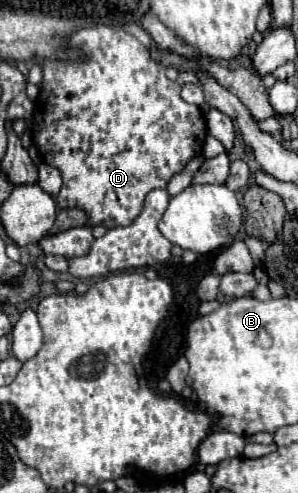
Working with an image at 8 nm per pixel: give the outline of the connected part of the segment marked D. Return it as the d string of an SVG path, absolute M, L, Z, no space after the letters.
M97 25L97 27L89 27L89 29L79 29L75 31L71 37L69 37L71 45L75 47L81 47L85 53L87 53L87 61L83 63L73 63L73 61L43 61L43 83L41 83L41 91L37 101L35 101L35 111L33 111L33 127L35 127L35 145L41 153L41 157L45 159L47 165L51 167L57 167L63 175L63 187L57 195L57 205L61 209L69 209L69 207L75 207L75 209L81 209L85 211L87 215L87 227L95 227L95 225L103 225L107 229L111 227L119 227L119 225L129 225L133 223L133 219L141 213L143 209L143 201L147 197L149 191L161 187L165 189L169 179L177 173L181 173L185 169L185 165L197 155L197 149L199 149L199 155L201 155L201 149L205 145L205 137L207 137L207 125L205 125L205 117L201 115L199 107L193 107L189 103L185 103L181 97L179 97L179 91L181 91L181 85L177 81L171 81L167 79L165 75L165 67L151 61L149 57L149 51L143 43L139 43L133 35L129 35L125 29L121 27L105 27L105 25Z

